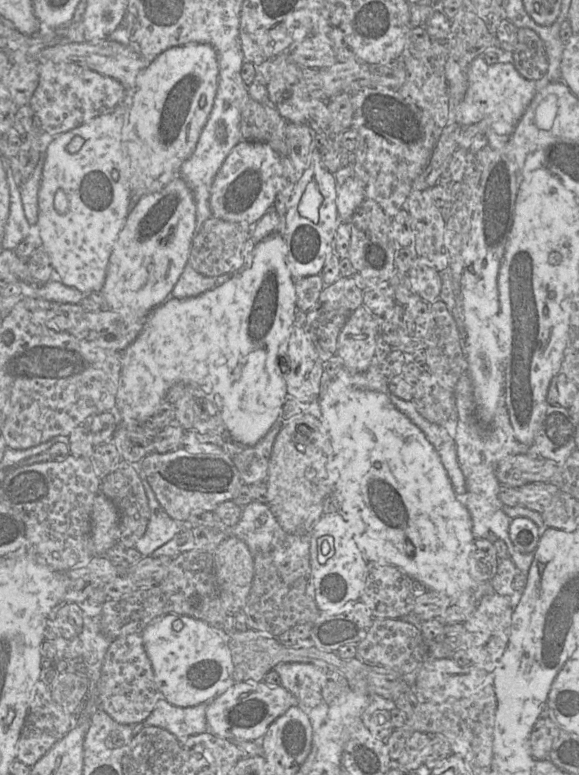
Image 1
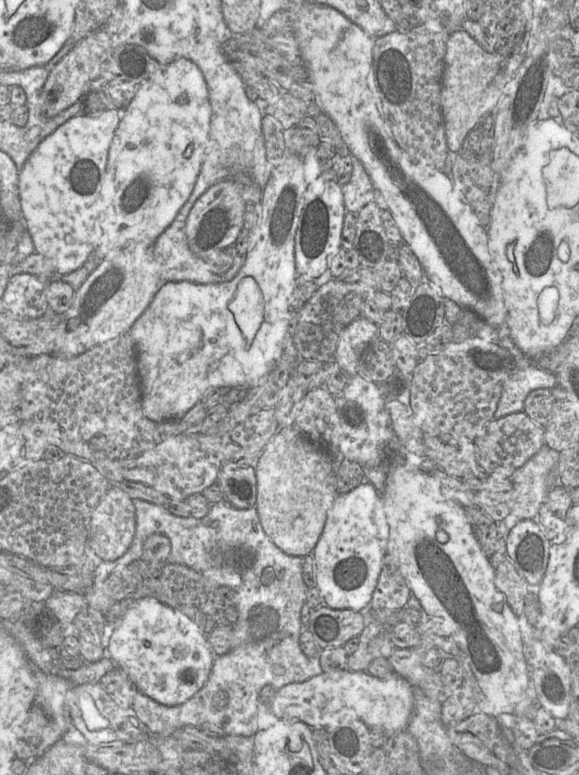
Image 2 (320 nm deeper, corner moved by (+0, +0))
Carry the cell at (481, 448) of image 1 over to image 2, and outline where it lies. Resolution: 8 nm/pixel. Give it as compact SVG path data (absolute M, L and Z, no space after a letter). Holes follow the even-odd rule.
M503 329L498 344L511 353L515 369L503 387L494 419L524 411L525 399L530 392L540 388L553 389L558 384L557 375L535 365Z

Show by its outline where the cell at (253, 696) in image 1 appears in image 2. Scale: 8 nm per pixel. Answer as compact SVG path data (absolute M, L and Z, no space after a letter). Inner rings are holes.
M342 670L335 672L323 672L322 674L315 675L312 678L304 681L304 682L293 682L287 684L280 689L278 689L273 697L271 703L271 709L274 715L281 720L299 720L305 724L307 724L312 729L324 729L328 727L332 723L339 723L339 721L345 720L348 717L358 717L364 723L366 723L369 727L378 727L386 731L387 733L397 733L402 730L406 730L406 727L409 723L412 711L414 707L414 696L413 696L413 687L411 684L404 679L403 677L393 674L390 678L387 679L379 679L367 673L366 671L351 671L351 670Z

